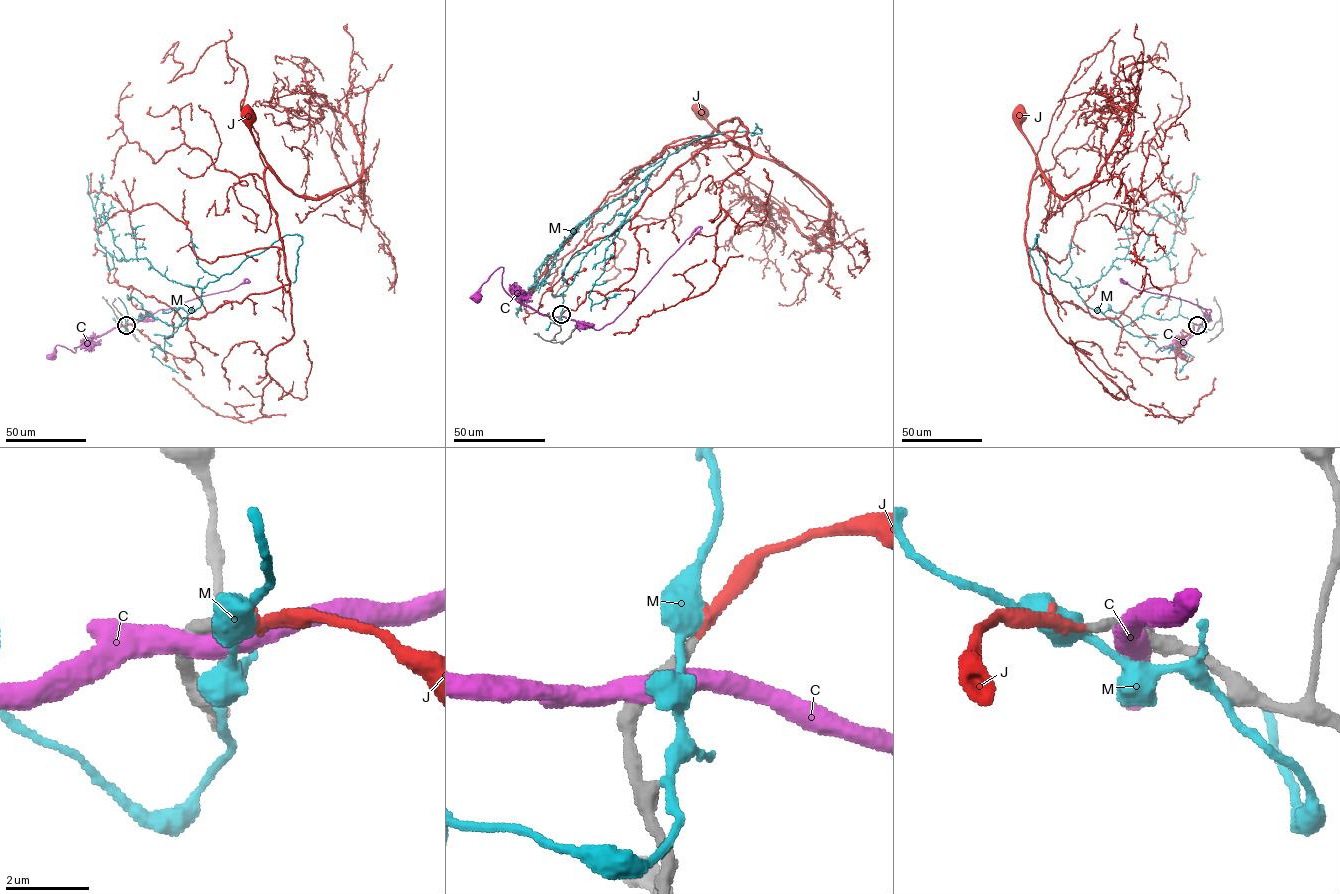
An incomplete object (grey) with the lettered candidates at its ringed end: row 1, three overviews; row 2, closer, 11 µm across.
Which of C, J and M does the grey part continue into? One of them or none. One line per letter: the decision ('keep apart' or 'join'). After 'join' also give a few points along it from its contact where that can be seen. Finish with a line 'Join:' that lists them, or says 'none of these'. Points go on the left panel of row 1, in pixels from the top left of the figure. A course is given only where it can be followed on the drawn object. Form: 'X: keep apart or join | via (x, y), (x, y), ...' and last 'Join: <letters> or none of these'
C: keep apart
J: join | via (126, 325), (168, 353), (193, 359), (188, 318), (289, 282), (264, 179), (267, 163), (246, 110)
M: keep apart
Join: J

